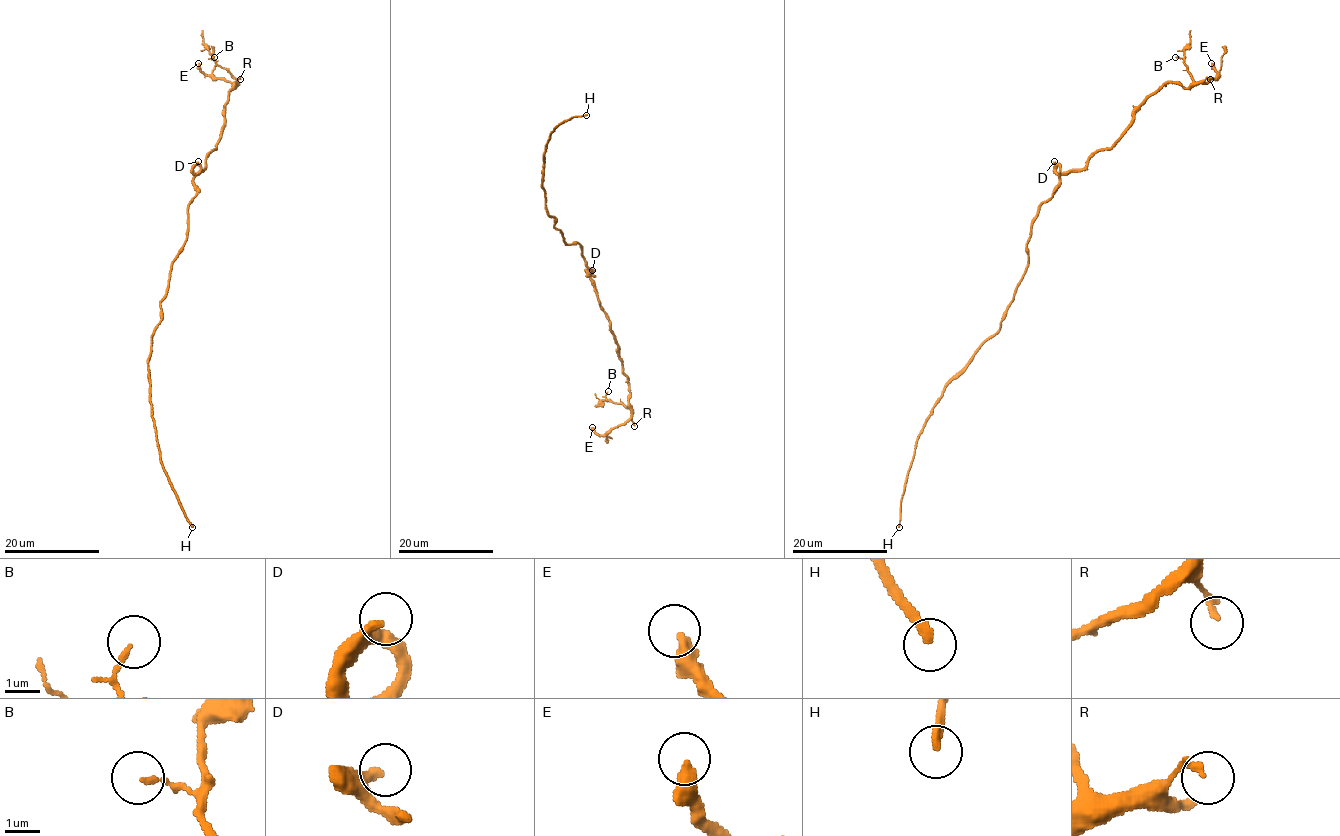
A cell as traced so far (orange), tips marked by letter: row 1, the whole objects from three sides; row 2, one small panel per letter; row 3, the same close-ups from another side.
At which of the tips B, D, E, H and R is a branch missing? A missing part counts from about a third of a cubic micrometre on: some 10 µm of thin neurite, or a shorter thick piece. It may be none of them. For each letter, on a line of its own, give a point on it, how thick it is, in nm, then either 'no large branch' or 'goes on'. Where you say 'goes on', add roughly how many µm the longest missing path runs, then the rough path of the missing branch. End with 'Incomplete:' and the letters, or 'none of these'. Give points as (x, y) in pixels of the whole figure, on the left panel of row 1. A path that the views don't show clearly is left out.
B: at (214, 57); 130 nm thick; no large branch
D: at (198, 161); 220 nm thick; goes on; about 40 µm are missing
E: at (198, 63); 400 nm thick; goes on; about 25 µm are missing; missing branch runs (198, 63), (191, 63), (186, 58), (190, 43), (189, 16), (182, 7), (165, 1)
H: at (192, 527); 260 nm thick; no large branch
R: at (240, 79); 180 nm thick; no large branch
Incomplete: D, E

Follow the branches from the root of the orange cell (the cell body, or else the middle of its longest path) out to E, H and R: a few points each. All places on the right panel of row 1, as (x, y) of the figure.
E: (1027, 247), (1031, 221), (1060, 177), (1108, 148), (1168, 83), (1192, 88), (1214, 79), (1219, 74), (1211, 63)
H: (1027, 247), (1026, 271), (1000, 328), (946, 385), (919, 435), (905, 481), (899, 527)
R: (1027, 247), (1031, 221), (1062, 175), (1108, 148), (1168, 83), (1192, 88), (1210, 79)

